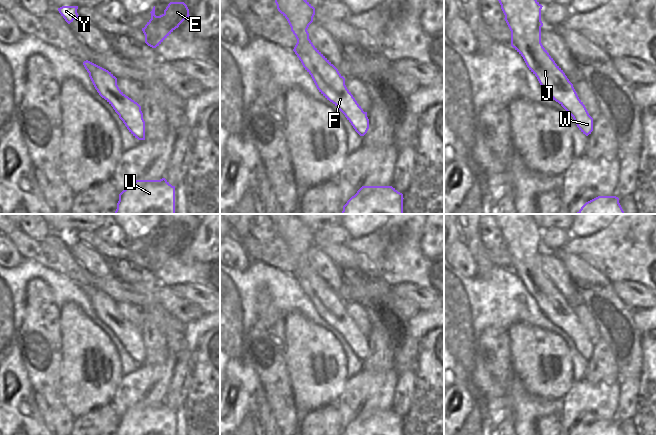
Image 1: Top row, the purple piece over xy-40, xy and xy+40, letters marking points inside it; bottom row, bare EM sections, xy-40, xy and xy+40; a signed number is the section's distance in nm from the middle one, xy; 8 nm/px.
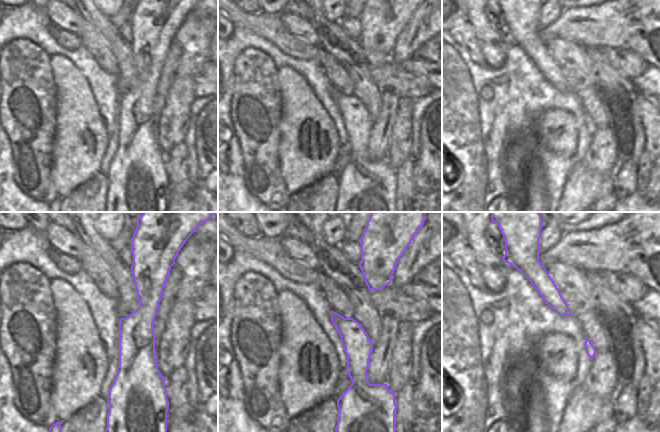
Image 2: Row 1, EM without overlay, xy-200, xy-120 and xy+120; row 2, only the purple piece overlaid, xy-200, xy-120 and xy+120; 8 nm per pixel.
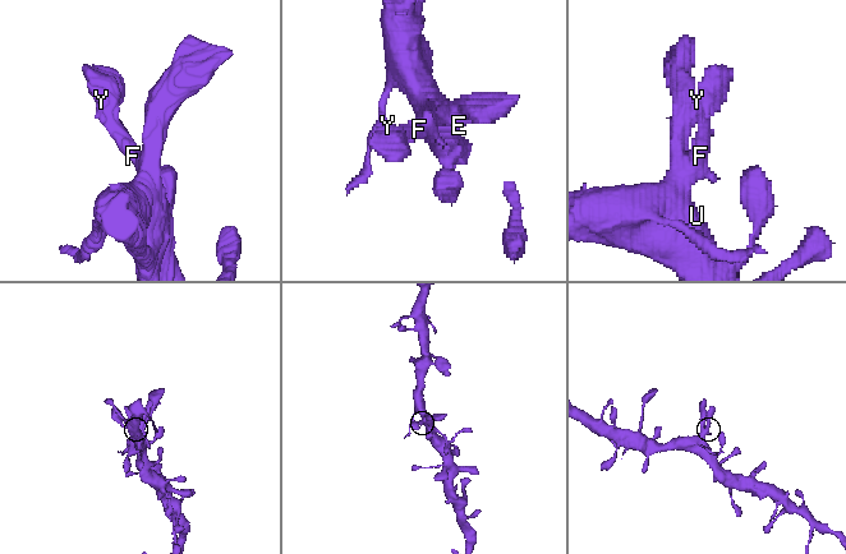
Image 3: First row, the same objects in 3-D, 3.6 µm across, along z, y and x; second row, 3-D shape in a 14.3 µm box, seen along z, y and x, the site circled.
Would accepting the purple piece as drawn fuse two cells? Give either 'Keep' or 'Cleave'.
Keep

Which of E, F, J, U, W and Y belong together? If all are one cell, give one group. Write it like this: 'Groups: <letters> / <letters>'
Groups: E F J U W Y

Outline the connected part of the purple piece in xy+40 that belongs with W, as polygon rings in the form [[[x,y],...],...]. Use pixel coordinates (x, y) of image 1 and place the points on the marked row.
[[[498,0],[511,31],[511,46],[523,57],[543,90],[574,119],[579,130],[588,136],[593,118],[579,99],[573,84],[541,43],[541,9],[537,0]]]

